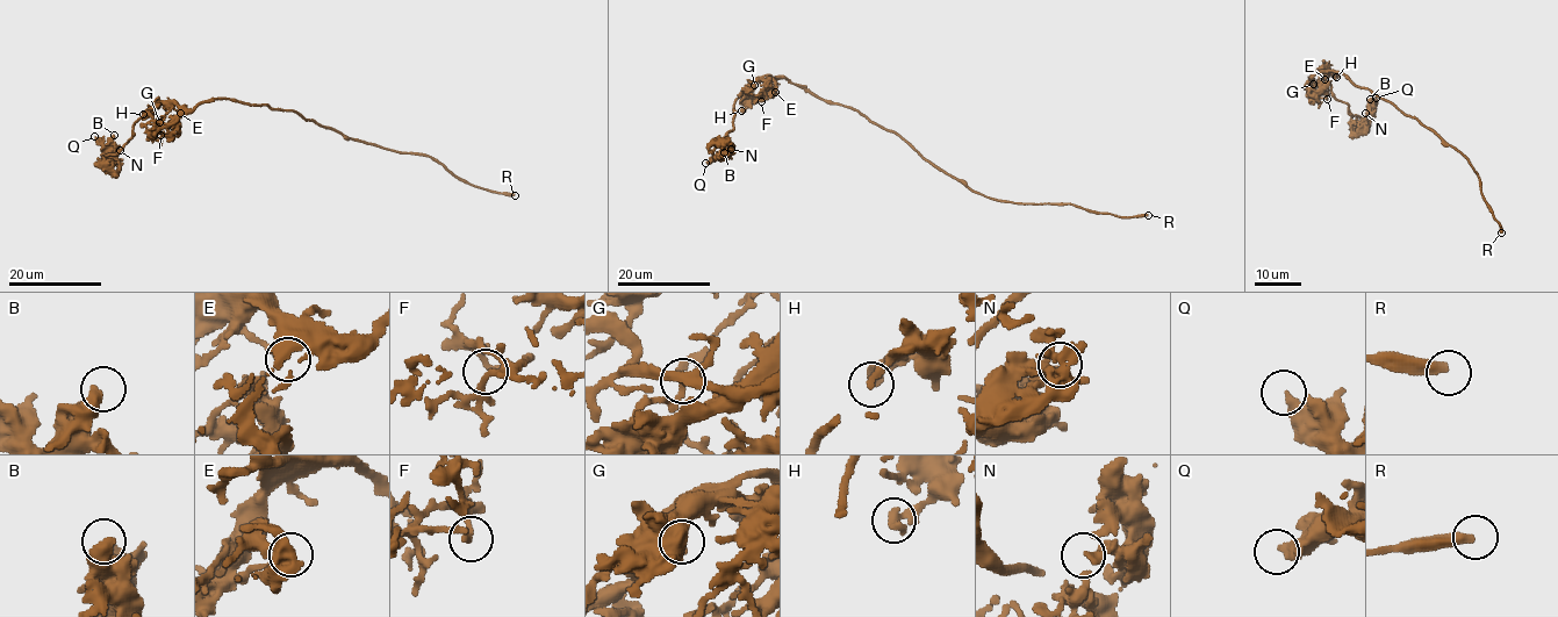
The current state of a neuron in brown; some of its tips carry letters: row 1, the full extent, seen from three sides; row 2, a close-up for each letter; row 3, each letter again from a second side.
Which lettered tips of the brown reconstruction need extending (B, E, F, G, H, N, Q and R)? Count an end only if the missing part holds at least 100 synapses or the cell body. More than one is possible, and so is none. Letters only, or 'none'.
R

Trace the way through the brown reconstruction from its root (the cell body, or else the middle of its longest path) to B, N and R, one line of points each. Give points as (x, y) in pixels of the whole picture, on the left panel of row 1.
B: (267, 106), (156, 105), (97, 162), (108, 173), (114, 135)
N: (267, 106), (224, 98), (193, 108), (156, 105), (123, 148), (97, 162), (115, 172), (107, 156), (120, 150)
R: (267, 106), (293, 109), (351, 138), (399, 151), (425, 153), (472, 185), (515, 195)

